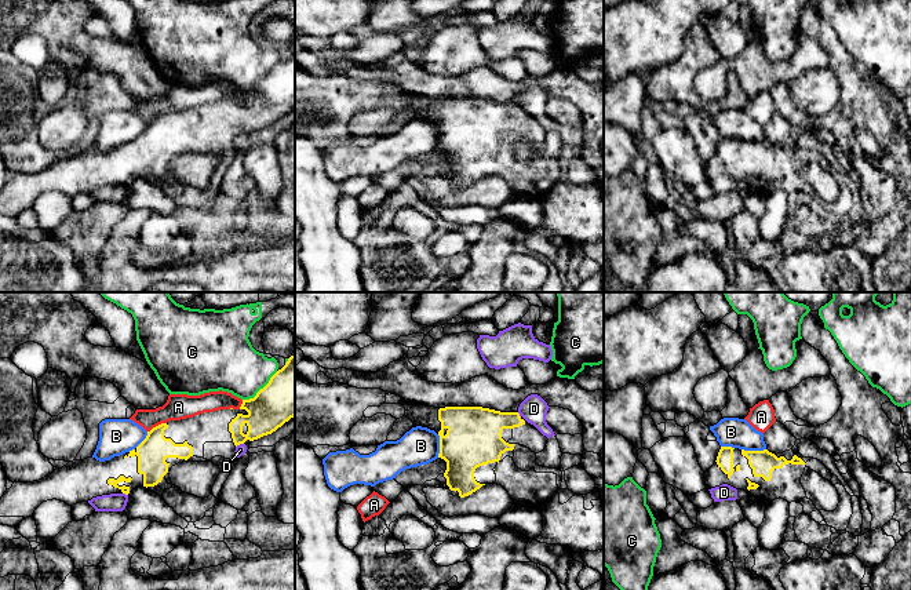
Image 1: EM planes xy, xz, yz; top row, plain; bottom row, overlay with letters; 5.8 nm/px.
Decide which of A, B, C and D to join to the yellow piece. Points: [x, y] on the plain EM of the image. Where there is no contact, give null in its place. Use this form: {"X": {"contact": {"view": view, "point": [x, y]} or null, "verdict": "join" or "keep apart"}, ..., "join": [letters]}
{"A": {"contact": {"view": "xy", "point": [156, 117]}, "verdict": "keep apart"}, "B": {"contact": {"view": "yz", "point": [754, 142]}, "verdict": "keep apart"}, "C": {"contact": {"view": "xy", "point": [261, 80]}, "verdict": "keep apart"}, "D": {"contact": {"view": "xy", "point": [239, 135]}, "verdict": "keep apart"}, "join": []}

